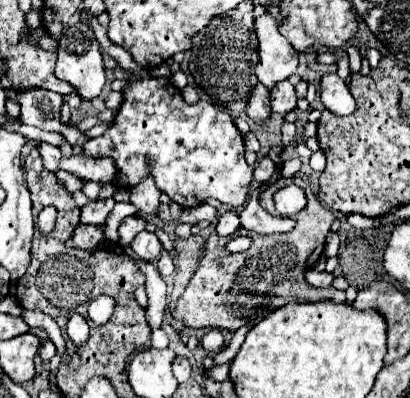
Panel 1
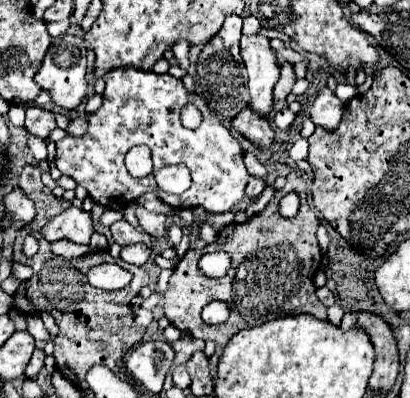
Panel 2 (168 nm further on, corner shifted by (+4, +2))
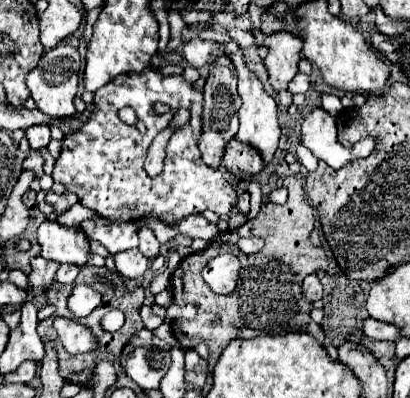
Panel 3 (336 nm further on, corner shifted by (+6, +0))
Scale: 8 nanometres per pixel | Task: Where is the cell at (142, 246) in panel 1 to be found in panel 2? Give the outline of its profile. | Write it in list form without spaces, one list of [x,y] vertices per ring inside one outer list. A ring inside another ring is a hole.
[[[136,243],[136,245],[128,245],[122,249],[120,253],[122,261],[126,263],[134,263],[134,265],[144,265],[150,259],[150,247],[144,243]]]

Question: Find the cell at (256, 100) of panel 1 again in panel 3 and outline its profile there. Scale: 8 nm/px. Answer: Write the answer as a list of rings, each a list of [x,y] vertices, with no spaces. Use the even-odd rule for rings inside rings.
[[[232,139],[226,147],[222,165],[226,167],[226,171],[232,173],[234,183],[238,183],[244,179],[252,179],[254,175],[258,175],[262,171],[262,157],[250,145],[246,147],[246,143]]]

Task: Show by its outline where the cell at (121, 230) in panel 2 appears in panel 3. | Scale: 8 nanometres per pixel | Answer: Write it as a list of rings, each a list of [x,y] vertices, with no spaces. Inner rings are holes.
[[[98,217],[84,220],[80,229],[88,239],[100,241],[112,255],[138,247],[138,223],[110,223],[108,219]]]

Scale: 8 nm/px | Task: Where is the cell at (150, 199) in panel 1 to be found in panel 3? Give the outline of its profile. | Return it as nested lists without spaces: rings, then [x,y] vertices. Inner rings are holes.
[[[140,229],[140,251],[142,251],[142,255],[146,255],[150,261],[154,259],[154,257],[158,257],[158,253],[160,253],[160,243],[158,243],[158,239],[154,237],[154,233],[150,231],[150,229]]]

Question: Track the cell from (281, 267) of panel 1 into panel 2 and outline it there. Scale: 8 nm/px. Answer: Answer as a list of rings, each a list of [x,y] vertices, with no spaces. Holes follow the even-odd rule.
[[[290,173],[284,189],[298,189],[300,193],[300,211],[294,219],[286,219],[278,213],[278,201],[284,195],[284,191],[278,191],[262,213],[254,215],[244,223],[230,223],[222,227],[218,231],[216,241],[210,243],[206,249],[189,249],[180,258],[169,279],[162,303],[164,315],[180,331],[188,329],[188,333],[192,333],[194,337],[204,341],[210,339],[216,343],[216,353],[209,358],[213,379],[218,376],[220,355],[234,333],[284,315],[312,313],[318,319],[326,319],[328,307],[316,297],[316,287],[312,283],[322,261],[322,251],[316,239],[320,219],[308,205],[306,181],[300,175]],[[215,251],[226,251],[232,257],[232,269],[222,279],[210,279],[198,269],[201,255]],[[214,299],[220,299],[230,307],[230,319],[224,325],[216,327],[206,325],[200,317],[202,307]]]

